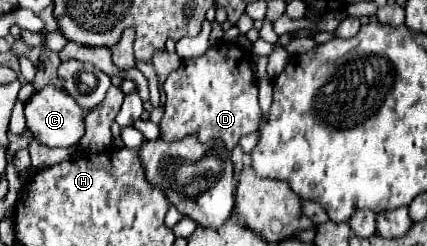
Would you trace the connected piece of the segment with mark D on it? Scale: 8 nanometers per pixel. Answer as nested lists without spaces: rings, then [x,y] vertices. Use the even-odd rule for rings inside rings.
[[[216,42],[200,58],[182,58],[178,70],[164,84],[168,102],[160,120],[160,138],[166,142],[196,134],[202,144],[222,140],[232,150],[240,136],[256,132],[262,118],[258,104],[258,82],[252,72],[252,54],[238,42]]]

